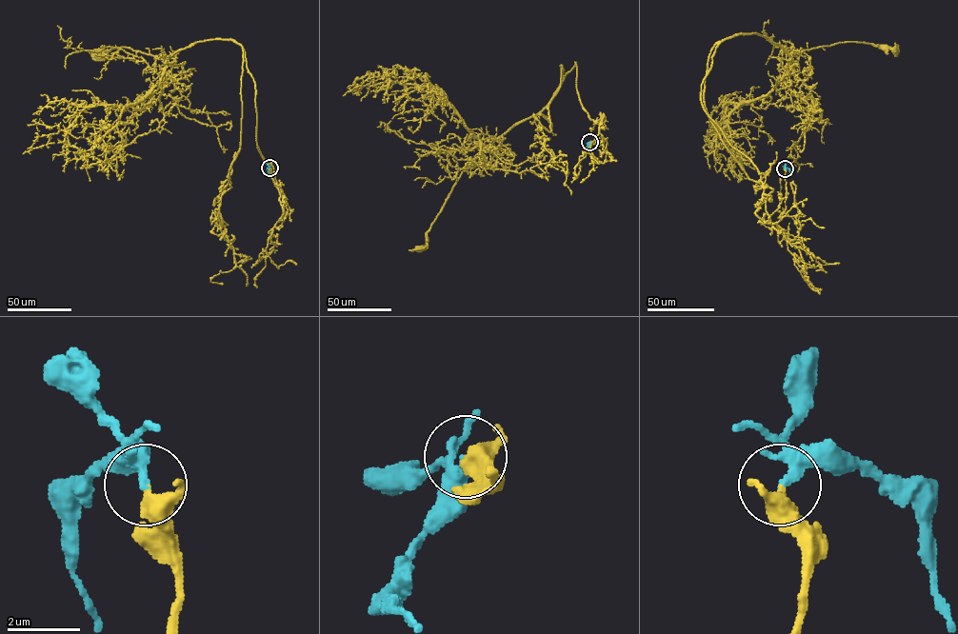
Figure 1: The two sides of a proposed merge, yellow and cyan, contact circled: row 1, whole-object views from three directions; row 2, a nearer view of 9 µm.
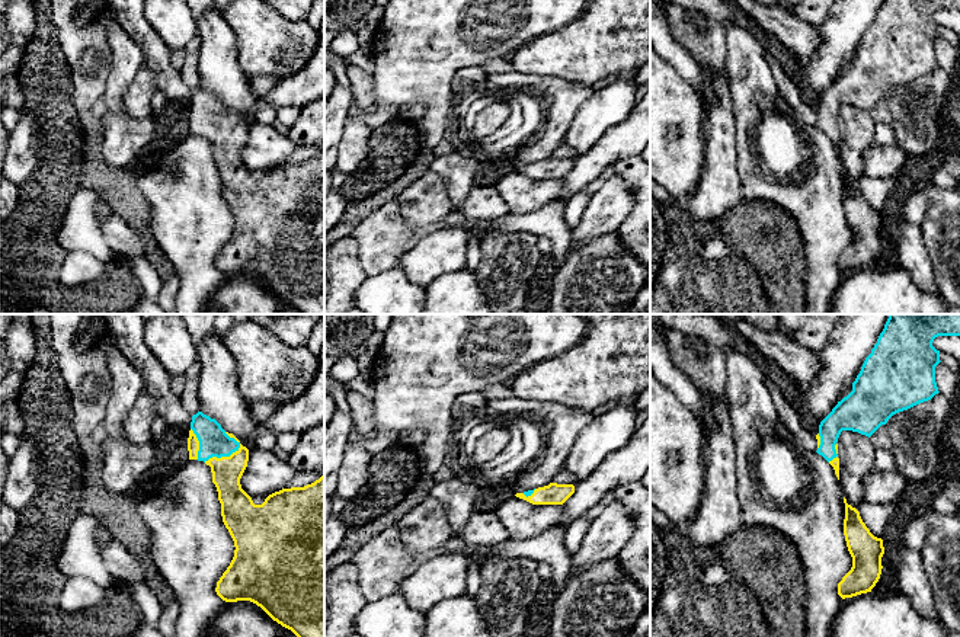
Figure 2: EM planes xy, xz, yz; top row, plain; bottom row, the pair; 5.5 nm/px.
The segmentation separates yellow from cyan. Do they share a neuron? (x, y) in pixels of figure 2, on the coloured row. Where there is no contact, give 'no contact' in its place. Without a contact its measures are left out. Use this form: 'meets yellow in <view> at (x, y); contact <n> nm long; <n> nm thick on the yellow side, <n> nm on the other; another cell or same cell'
meets yellow in xy at (224, 457); contact 240 nm long; 160 nm thick on the yellow side, 160 nm on the other; same cell

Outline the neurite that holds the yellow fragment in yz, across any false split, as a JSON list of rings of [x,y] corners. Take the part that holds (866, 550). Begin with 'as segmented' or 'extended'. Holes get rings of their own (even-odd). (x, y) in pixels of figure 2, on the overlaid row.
as segmented; [[[845,503],[844,535],[852,557],[851,570],[838,583],[838,595],[852,598],[871,592],[881,574],[883,540],[874,537],[863,522],[860,512]]]

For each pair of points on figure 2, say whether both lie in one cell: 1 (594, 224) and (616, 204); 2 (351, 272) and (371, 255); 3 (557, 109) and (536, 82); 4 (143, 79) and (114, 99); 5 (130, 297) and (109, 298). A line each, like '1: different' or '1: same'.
1: same
2: different
3: same
4: different
5: same

